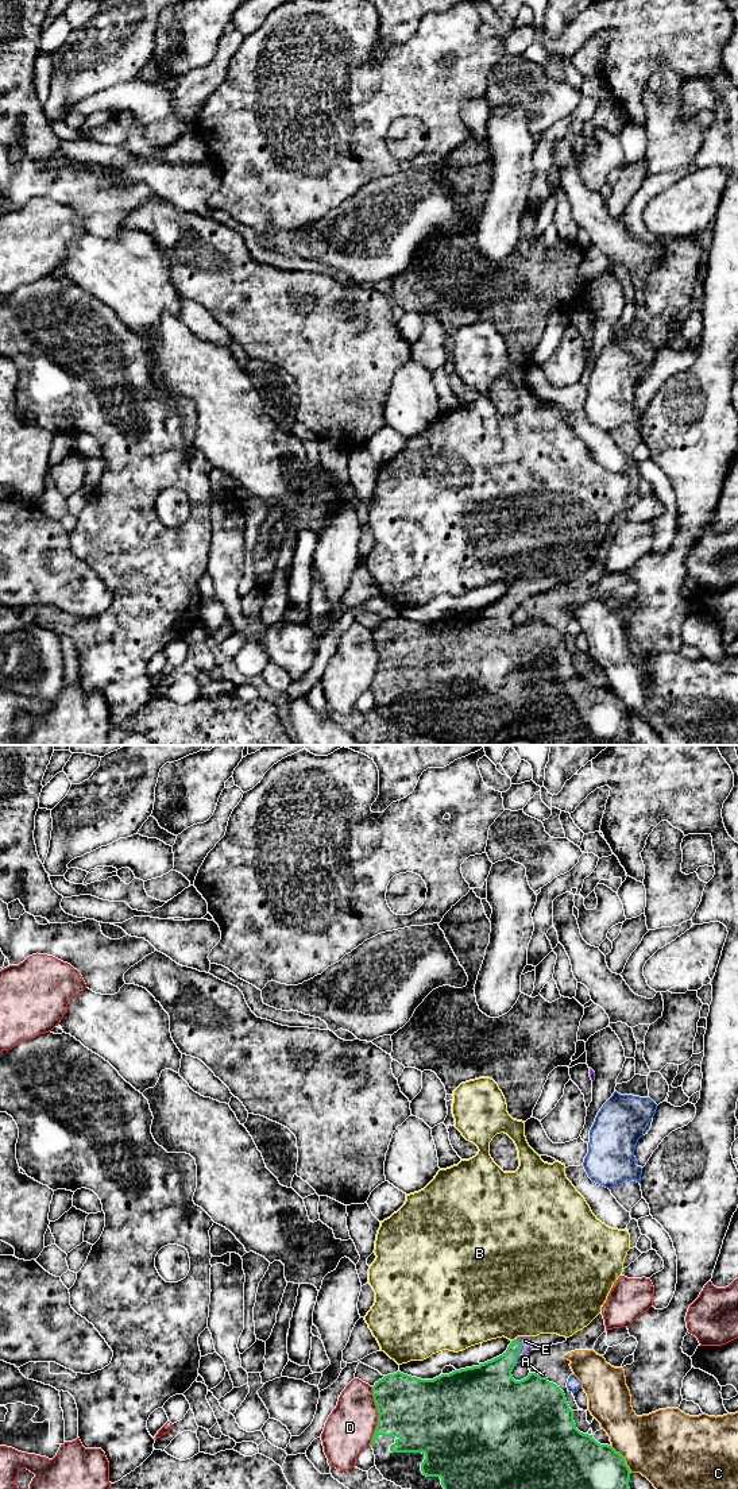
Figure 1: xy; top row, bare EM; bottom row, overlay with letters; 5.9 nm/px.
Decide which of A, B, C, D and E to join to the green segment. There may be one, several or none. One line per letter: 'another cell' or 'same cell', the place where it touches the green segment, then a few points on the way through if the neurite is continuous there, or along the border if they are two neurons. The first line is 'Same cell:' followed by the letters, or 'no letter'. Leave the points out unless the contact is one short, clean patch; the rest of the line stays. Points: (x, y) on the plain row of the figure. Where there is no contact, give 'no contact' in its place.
Same cell: E
A: another cell; contact xy (540, 620)
B: another cell; contact xy (514, 583); border xy (516, 582), (512, 585)
C: another cell; contact xy (623, 702); border xy (610, 690), (623, 702), (632, 716)
D: another cell; contact xy (378, 660)
E: same cell; contact xy (520, 596); way xy (491, 627), (494, 620), (520, 596), (525, 585)

